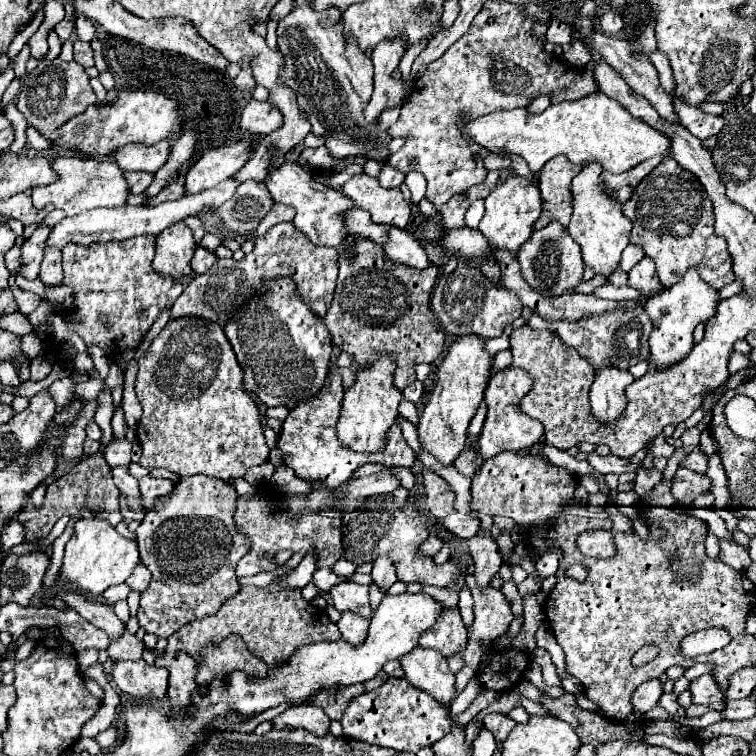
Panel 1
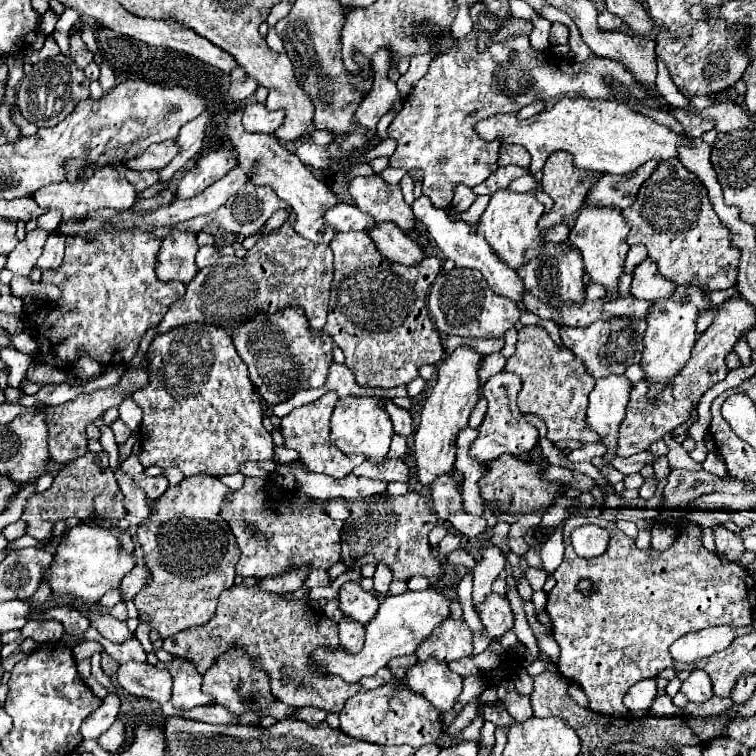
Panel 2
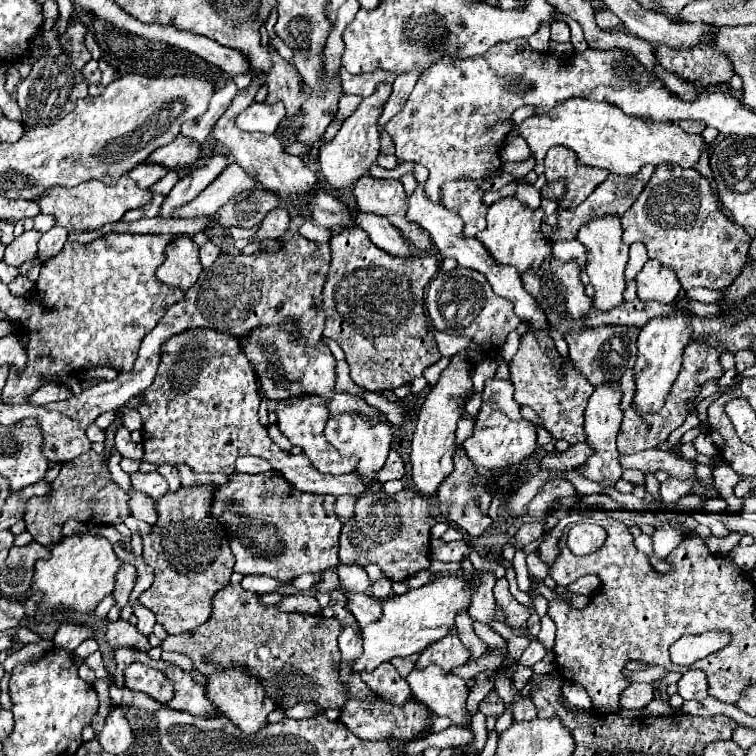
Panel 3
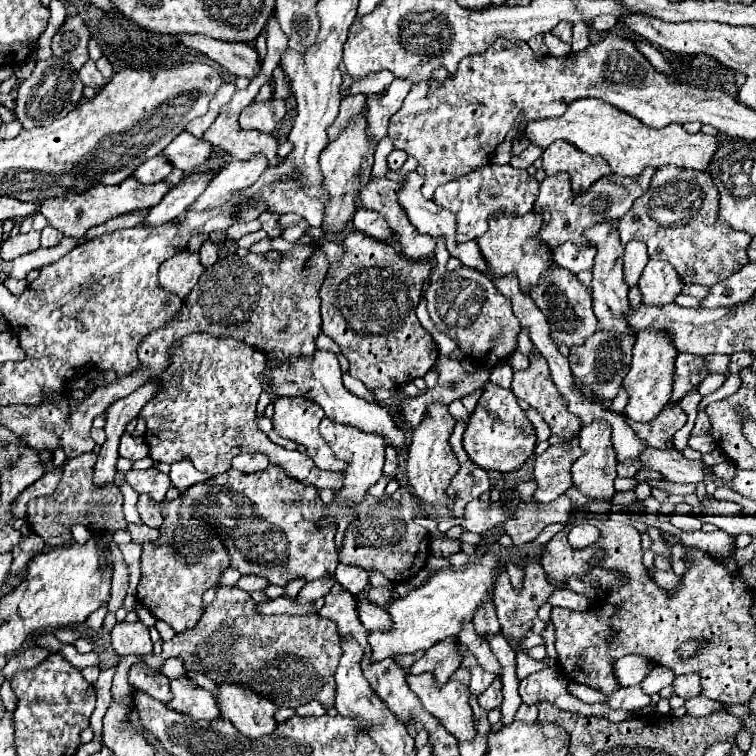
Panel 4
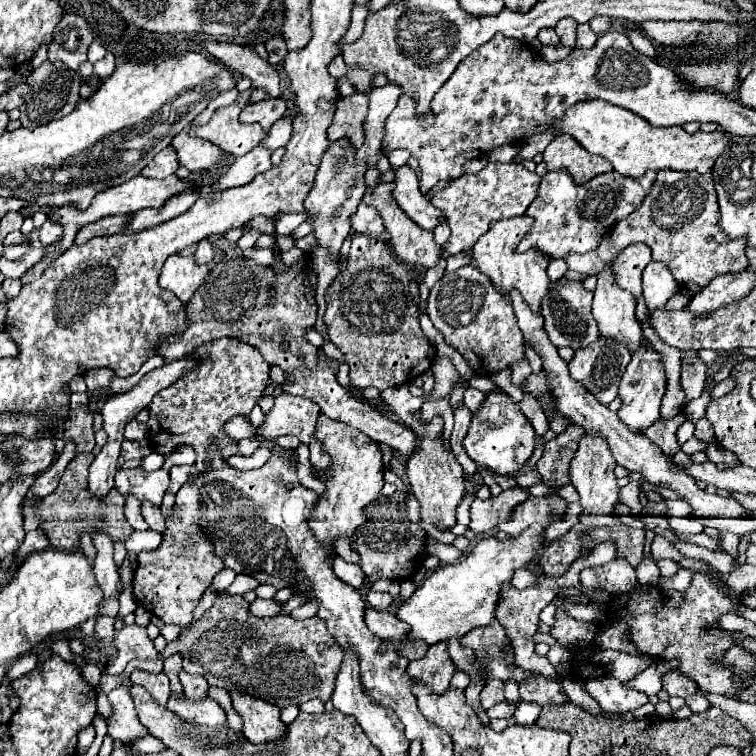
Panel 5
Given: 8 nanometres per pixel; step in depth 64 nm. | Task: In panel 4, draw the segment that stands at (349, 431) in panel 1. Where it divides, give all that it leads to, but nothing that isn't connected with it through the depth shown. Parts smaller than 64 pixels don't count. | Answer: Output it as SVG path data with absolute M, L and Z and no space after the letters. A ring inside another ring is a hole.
M322 420L320 422L320 436L326 440L326 444L332 448L334 456L338 460L344 460L348 466L342 470L344 476L344 488L340 488L340 492L334 492L334 500L332 504L336 504L336 510L332 510L330 506L324 510L324 516L316 522L318 528L324 528L328 524L338 526L340 522L350 524L352 520L356 520L356 506L368 496L368 490L380 480L382 476L382 464L384 464L384 448L386 448L386 440L382 436L376 434L366 434L360 432L354 426L344 426L344 424L336 424L332 420Z

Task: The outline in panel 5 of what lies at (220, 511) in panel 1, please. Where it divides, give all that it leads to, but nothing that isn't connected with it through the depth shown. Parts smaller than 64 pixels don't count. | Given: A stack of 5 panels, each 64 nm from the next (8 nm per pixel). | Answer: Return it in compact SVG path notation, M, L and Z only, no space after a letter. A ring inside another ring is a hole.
M168 518L168 530L164 532L164 542L154 552L138 554L138 568L134 572L134 596L136 602L162 618L166 624L188 626L192 620L192 610L200 602L212 578L224 568L222 560L214 556L210 540L200 530L182 530L180 524Z

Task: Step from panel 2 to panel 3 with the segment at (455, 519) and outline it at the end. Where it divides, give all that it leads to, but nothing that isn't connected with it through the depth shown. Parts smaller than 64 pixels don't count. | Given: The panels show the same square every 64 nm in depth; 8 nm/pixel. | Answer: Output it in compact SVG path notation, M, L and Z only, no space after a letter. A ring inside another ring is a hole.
M470 502L470 510L464 512L464 516L456 520L456 524L458 524L466 534L470 534L470 536L480 536L488 526L494 524L494 520L478 508L478 502Z

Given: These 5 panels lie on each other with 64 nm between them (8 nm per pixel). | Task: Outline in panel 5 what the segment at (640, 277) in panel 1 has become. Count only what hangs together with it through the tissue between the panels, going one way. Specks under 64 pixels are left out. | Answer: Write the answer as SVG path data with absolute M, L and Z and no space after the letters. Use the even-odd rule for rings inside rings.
M650 262L644 268L642 286L644 286L644 300L646 300L646 306L650 312L654 312L656 308L664 308L668 298L680 290L680 286L672 278L670 270L658 262Z

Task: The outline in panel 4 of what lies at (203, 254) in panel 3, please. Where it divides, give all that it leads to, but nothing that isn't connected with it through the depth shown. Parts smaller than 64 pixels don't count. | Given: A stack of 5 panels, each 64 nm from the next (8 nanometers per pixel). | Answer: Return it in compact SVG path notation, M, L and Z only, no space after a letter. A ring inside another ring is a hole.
M204 240L202 248L200 248L200 262L202 266L212 266L216 262L216 246L210 240Z

